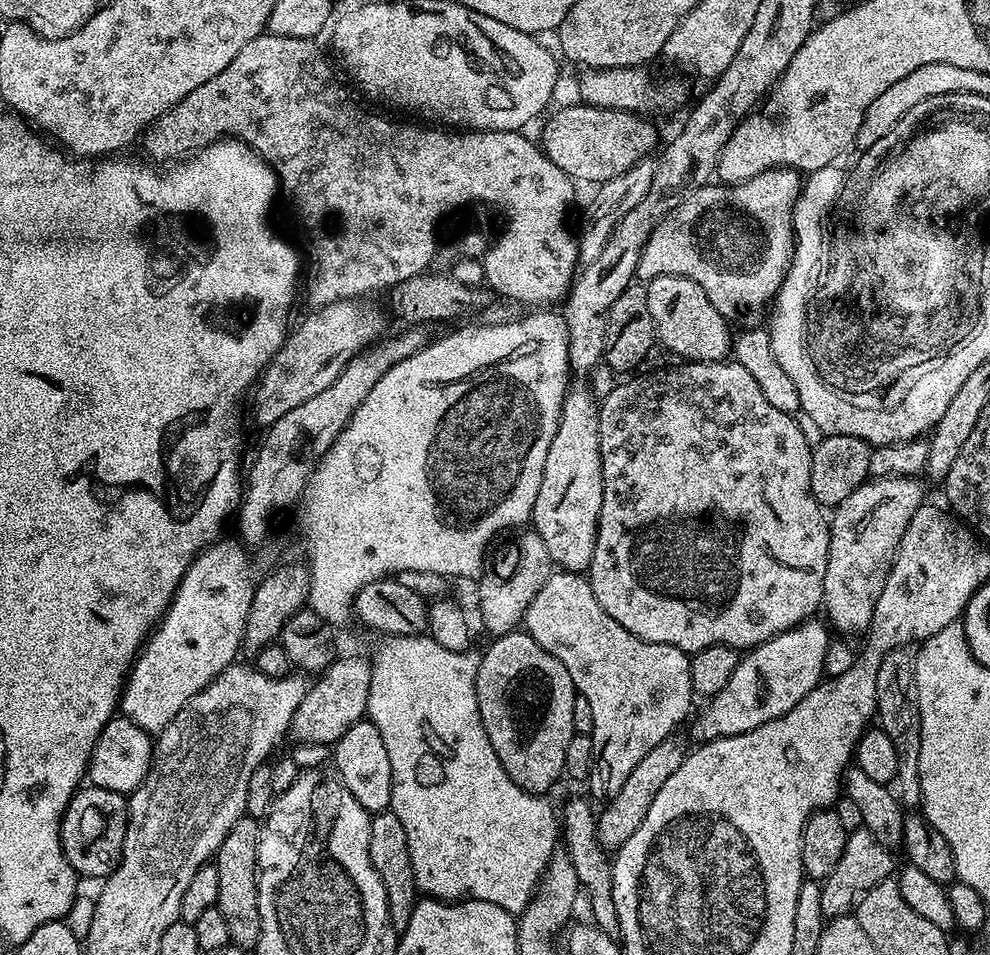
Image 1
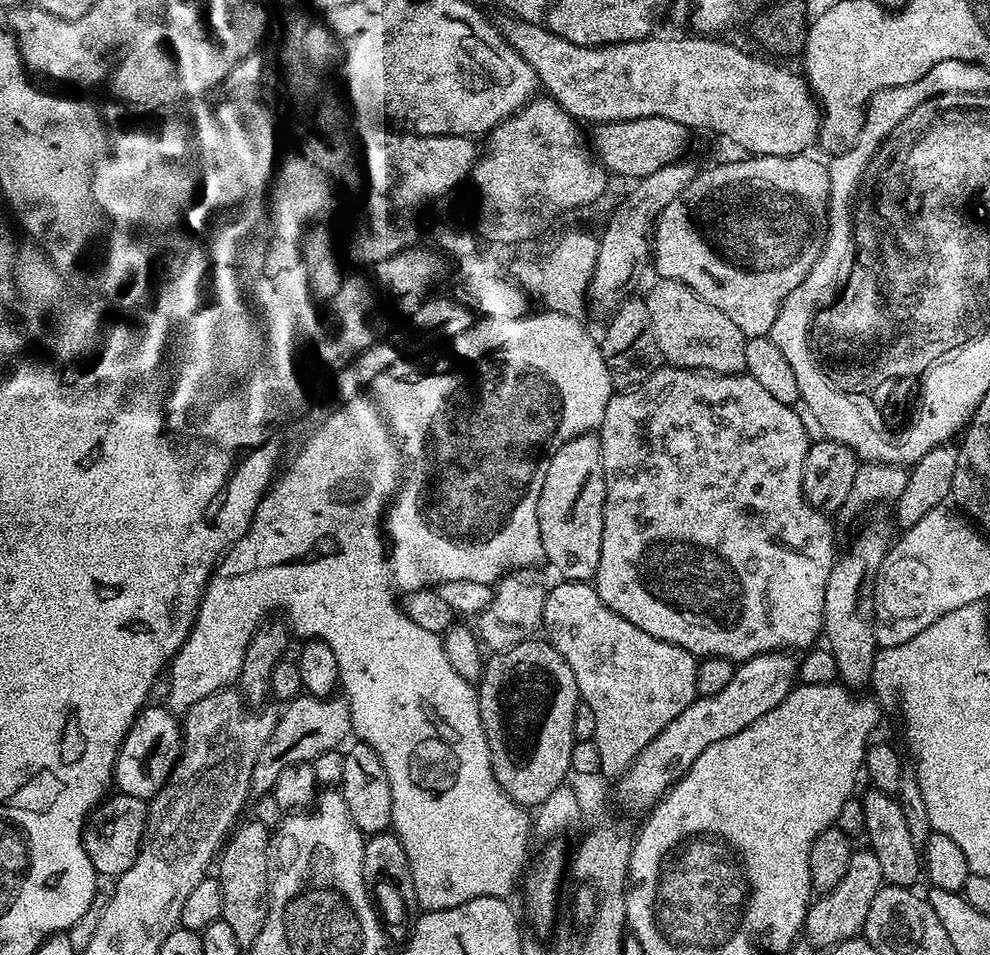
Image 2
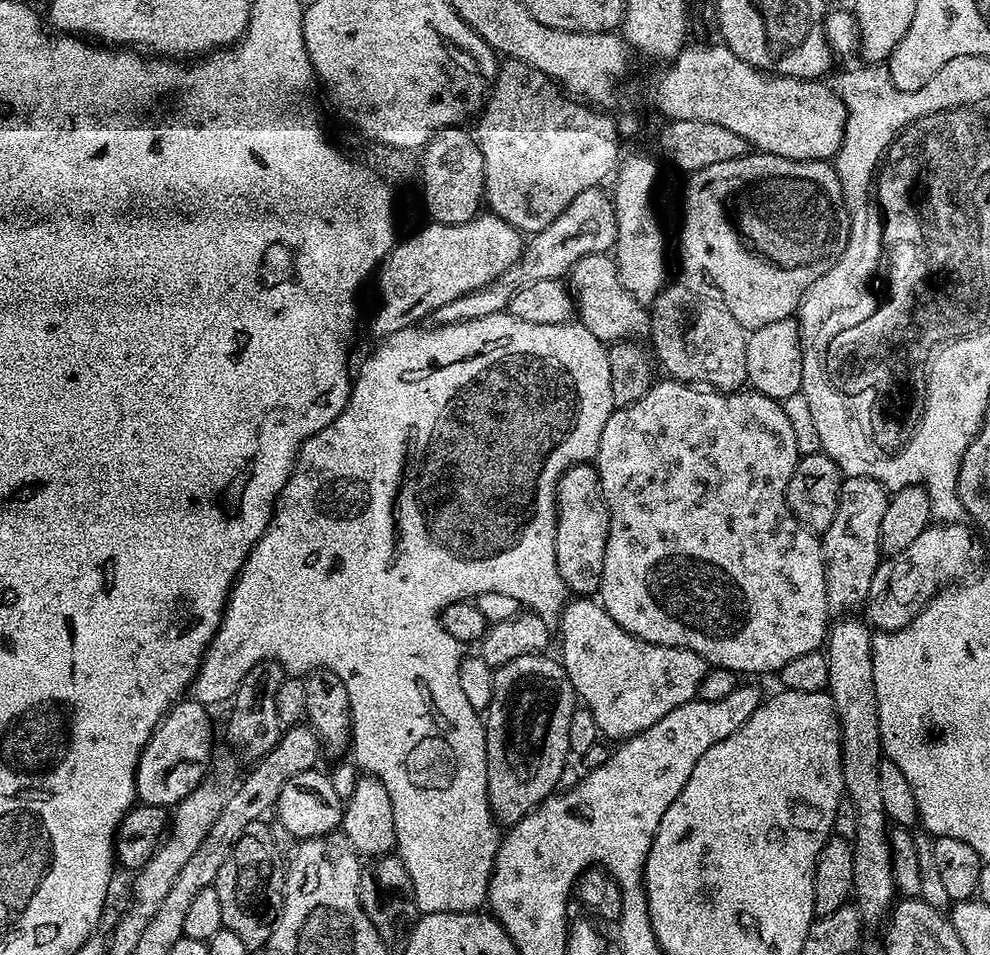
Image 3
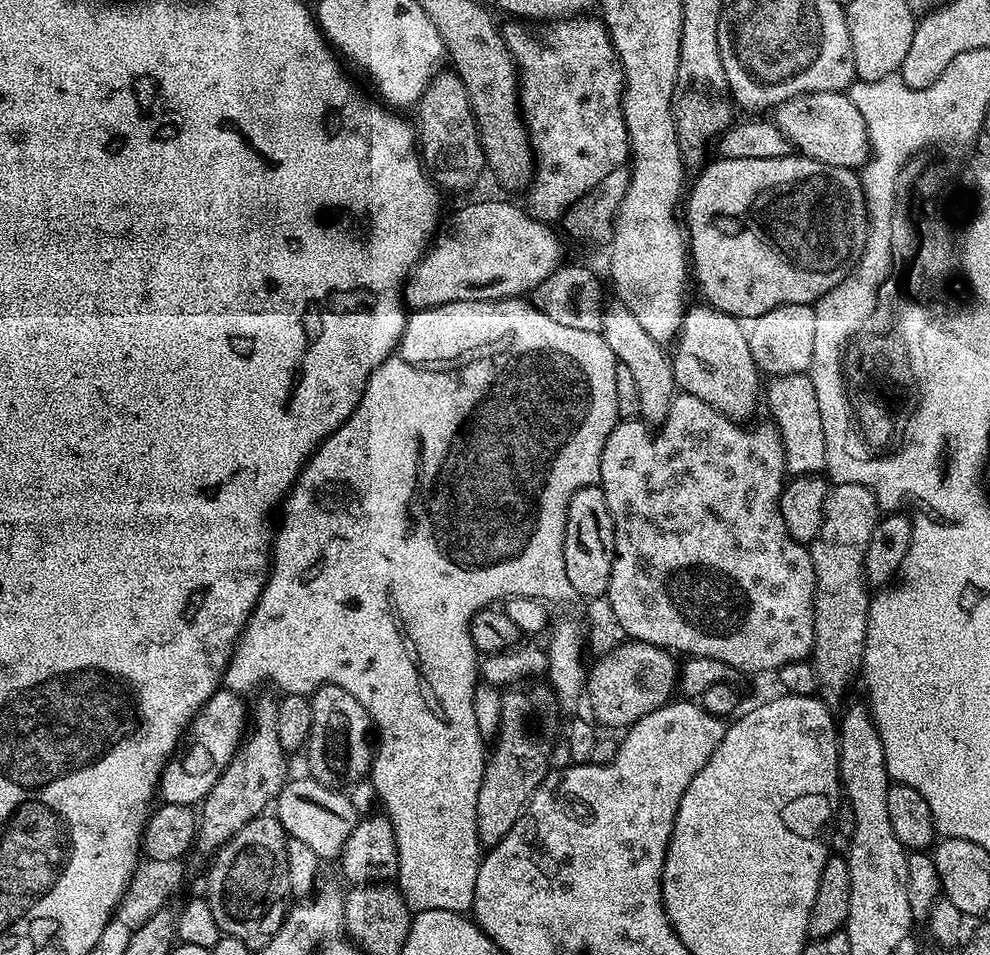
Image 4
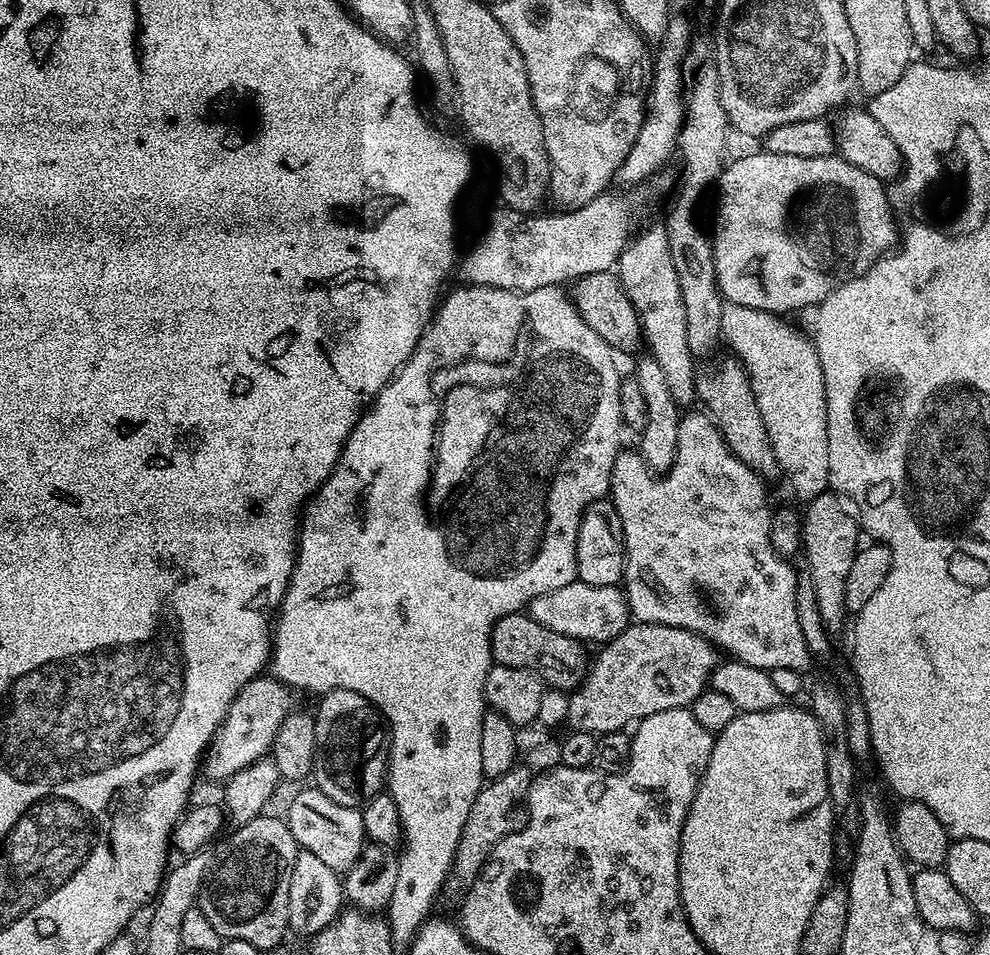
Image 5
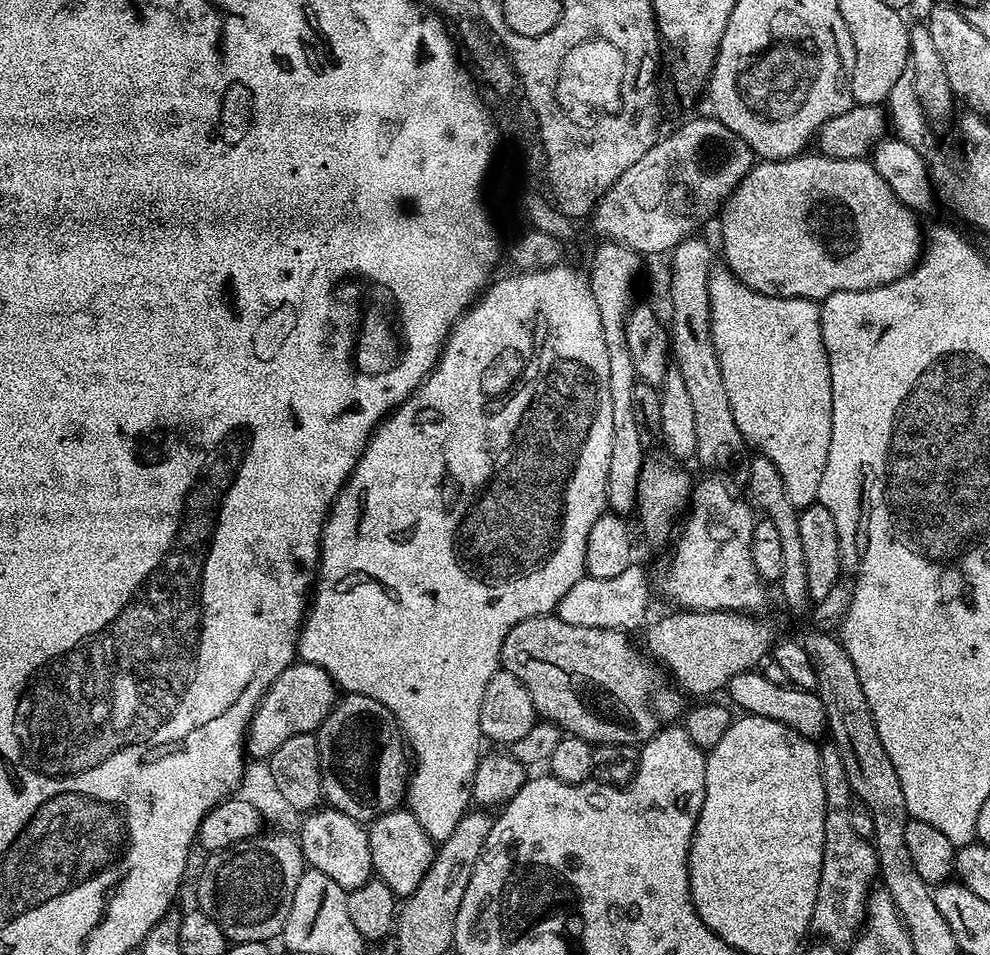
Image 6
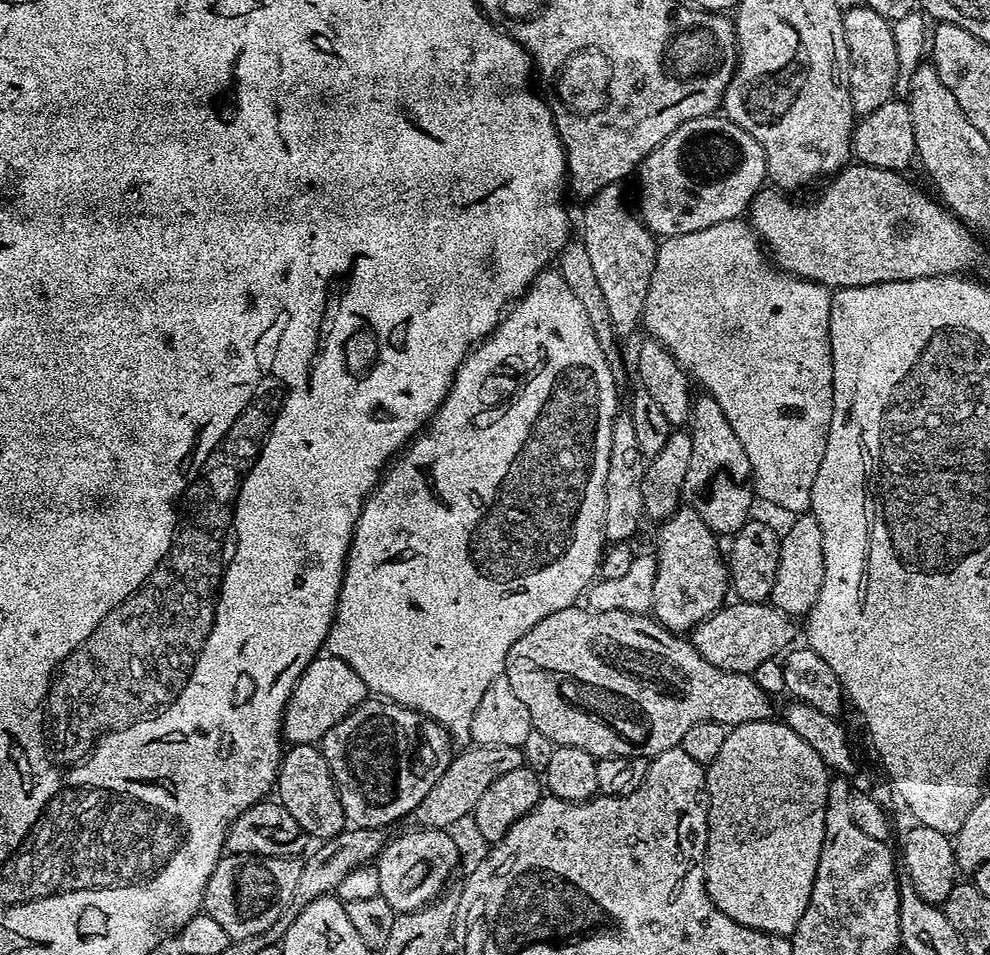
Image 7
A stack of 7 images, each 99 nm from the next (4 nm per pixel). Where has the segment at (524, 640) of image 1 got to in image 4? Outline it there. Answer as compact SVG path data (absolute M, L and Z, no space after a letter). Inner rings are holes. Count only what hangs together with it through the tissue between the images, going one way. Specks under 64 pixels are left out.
M524 682L509 687L501 695L500 702L500 730L494 737L496 745L493 748L491 745L482 774L482 786L478 790L476 833L485 849L495 848L498 842L502 842L524 815L532 795L539 790L550 771L548 759L558 737L556 695L547 683Z

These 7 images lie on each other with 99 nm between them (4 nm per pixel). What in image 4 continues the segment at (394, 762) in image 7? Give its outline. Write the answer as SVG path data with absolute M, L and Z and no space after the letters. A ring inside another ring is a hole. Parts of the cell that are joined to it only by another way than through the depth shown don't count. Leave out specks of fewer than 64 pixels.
M323 684L321 688L311 693L310 699L312 701L312 713L310 714L310 730L308 731L306 753L308 752L308 768L312 771L309 772L311 779L322 782L326 787L334 789L344 786L340 784L346 783L345 785L347 785L349 782L365 779L372 766L374 751L374 740L370 735L373 727L366 710L354 698L354 694L342 690L342 686L334 686L333 684Z

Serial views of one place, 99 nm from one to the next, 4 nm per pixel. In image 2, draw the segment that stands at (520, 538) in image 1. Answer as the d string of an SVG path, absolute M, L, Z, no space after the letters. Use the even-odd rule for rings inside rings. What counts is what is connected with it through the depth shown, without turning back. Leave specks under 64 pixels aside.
M517 570L501 576L495 585L493 600L474 620L474 631L489 653L504 652L523 640L533 639L544 623L545 585L540 585L537 573L532 570Z

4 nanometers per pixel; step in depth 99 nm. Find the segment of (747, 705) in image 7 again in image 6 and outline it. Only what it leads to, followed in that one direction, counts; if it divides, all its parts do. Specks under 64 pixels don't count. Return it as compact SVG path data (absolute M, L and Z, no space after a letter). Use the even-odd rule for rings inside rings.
M556 614L535 616L518 622L514 626L514 630L510 630L510 634L506 634L506 642L502 642L502 650L500 651L500 662L503 671L510 674L514 674L518 670L524 672L524 664L528 664L530 658L536 662L544 662L544 664L558 668L568 678L570 688L572 688L574 698L580 704L580 708L586 714L590 714L592 718L596 718L604 724L612 724L612 728L618 730L618 734L614 734L614 738L618 738L618 744L642 746L650 737L657 736L661 728L679 721L685 711L686 704L680 701L681 693L675 687L672 687L673 689L663 688L660 685L660 680L656 677L657 665L639 648L640 653L628 641L628 638L630 636L627 631L574 626L570 625L569 622L560 620Z

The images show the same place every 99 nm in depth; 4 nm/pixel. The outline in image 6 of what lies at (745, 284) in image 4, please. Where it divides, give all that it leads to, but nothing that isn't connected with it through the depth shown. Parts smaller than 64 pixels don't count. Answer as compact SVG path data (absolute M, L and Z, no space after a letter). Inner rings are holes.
M823 154L808 155L792 156L789 160L760 160L753 163L752 169L745 174L742 182L724 203L718 221L720 220L720 248L724 251L725 262L728 263L725 264L727 271L763 296L806 298L817 302L824 301L836 292L865 292L871 288L881 288L908 275L922 259L922 228L920 232L920 224L916 221L919 220L917 213L897 198L894 190L890 190L890 186L877 174L867 159L843 160Z

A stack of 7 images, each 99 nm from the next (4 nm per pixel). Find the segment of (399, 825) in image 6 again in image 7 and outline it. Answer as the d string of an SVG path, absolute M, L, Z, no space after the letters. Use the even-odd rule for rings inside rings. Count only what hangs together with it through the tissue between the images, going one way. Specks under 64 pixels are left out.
M417 827L411 831L401 836L393 835L374 861L378 870L379 896L386 898L397 914L418 910L441 895L446 888L444 883L451 878L460 860L460 848L451 831Z

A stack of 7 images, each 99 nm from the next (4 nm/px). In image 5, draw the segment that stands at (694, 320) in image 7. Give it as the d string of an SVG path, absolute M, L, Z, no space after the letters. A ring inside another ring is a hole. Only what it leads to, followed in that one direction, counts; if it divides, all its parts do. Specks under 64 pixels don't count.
M728 304L722 314L722 326L720 334L723 343L728 343L728 352L731 353L736 360L739 361L741 367L748 373L750 386L752 387L754 398L758 404L758 414L762 416L762 422L766 426L766 434L770 434L770 442L774 446L774 454L780 463L780 470L783 479L788 479L788 484L801 496L804 502L812 500L816 496L829 491L828 475L830 474L830 454L828 453L828 427L826 426L826 382L822 374L822 362L818 362L818 354L816 353L815 343L811 339L808 340L795 328L792 324L787 324L783 315L775 312L763 312L762 310L754 310L746 306L738 306L737 304Z

